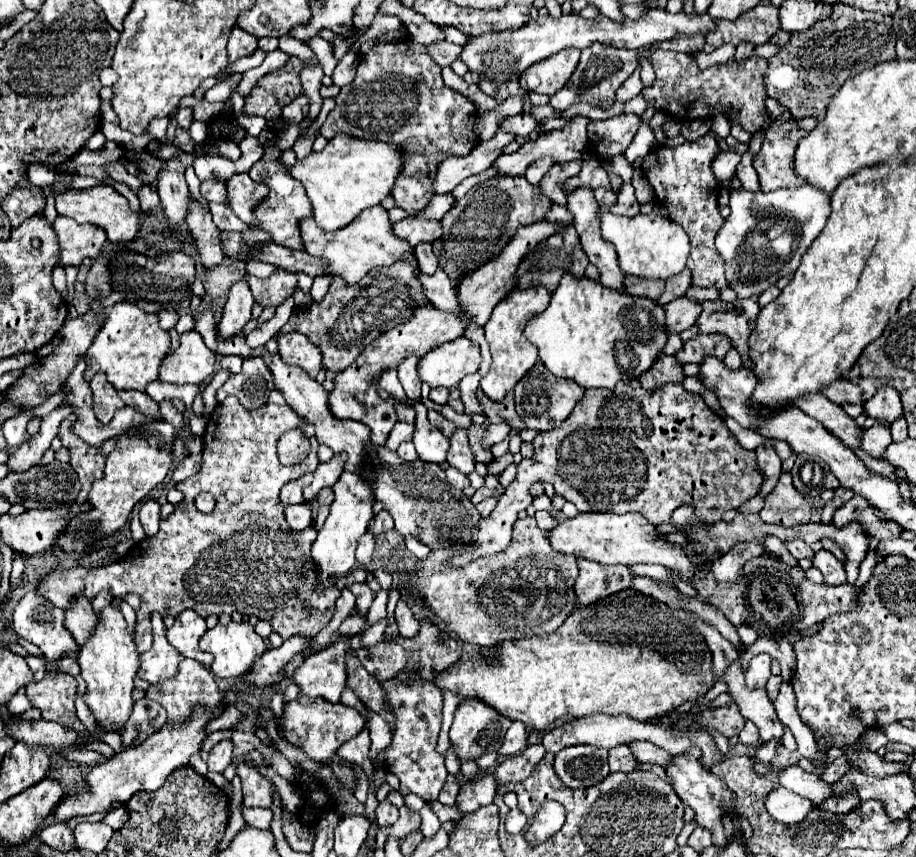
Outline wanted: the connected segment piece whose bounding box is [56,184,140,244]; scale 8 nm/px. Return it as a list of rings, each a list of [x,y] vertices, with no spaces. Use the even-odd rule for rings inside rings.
[[[94,186],[88,190],[66,190],[56,194],[56,210],[60,216],[72,218],[78,224],[94,224],[102,228],[108,234],[108,240],[112,244],[124,244],[130,242],[138,232],[138,214],[130,212],[128,200],[118,194],[112,186]]]

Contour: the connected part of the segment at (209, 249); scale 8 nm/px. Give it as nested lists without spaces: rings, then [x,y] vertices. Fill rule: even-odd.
[[[194,200],[186,222],[194,236],[194,244],[204,270],[216,268],[224,260],[224,252],[220,250],[220,230],[212,222],[212,214]]]

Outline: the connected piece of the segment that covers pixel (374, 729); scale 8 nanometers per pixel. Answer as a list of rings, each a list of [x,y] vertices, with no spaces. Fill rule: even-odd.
[[[370,709],[368,711],[370,712],[368,723],[370,725],[371,739],[369,758],[374,763],[381,749],[384,749],[384,747],[387,747],[391,743],[392,733],[388,724],[378,714],[372,712]]]

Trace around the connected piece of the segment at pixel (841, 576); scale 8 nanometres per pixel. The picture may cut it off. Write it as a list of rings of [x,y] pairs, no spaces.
[[[820,550],[816,552],[816,556],[812,558],[812,564],[824,574],[824,580],[828,586],[838,586],[846,582],[846,574],[844,574],[844,564],[828,550]]]

